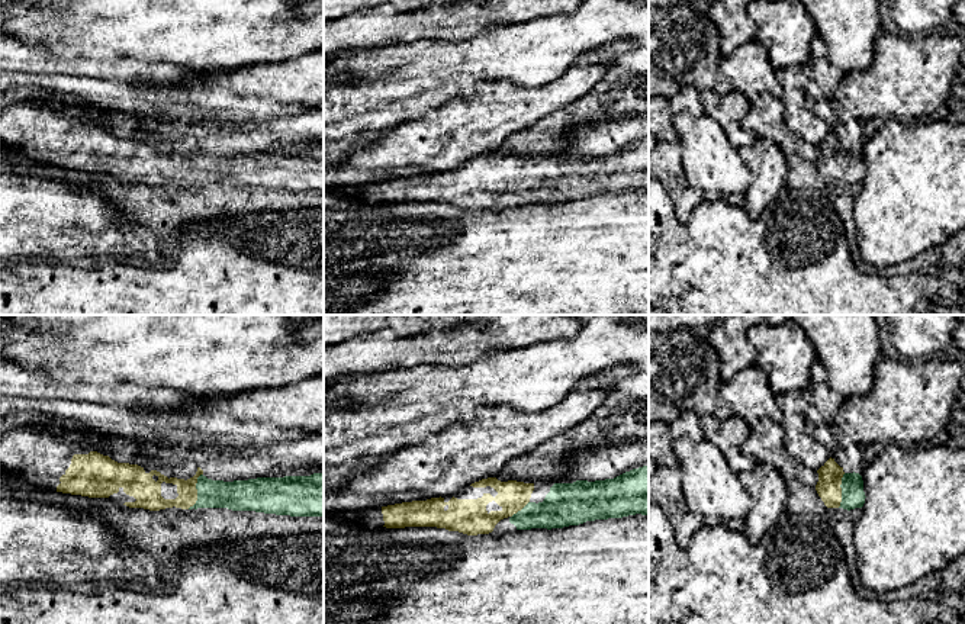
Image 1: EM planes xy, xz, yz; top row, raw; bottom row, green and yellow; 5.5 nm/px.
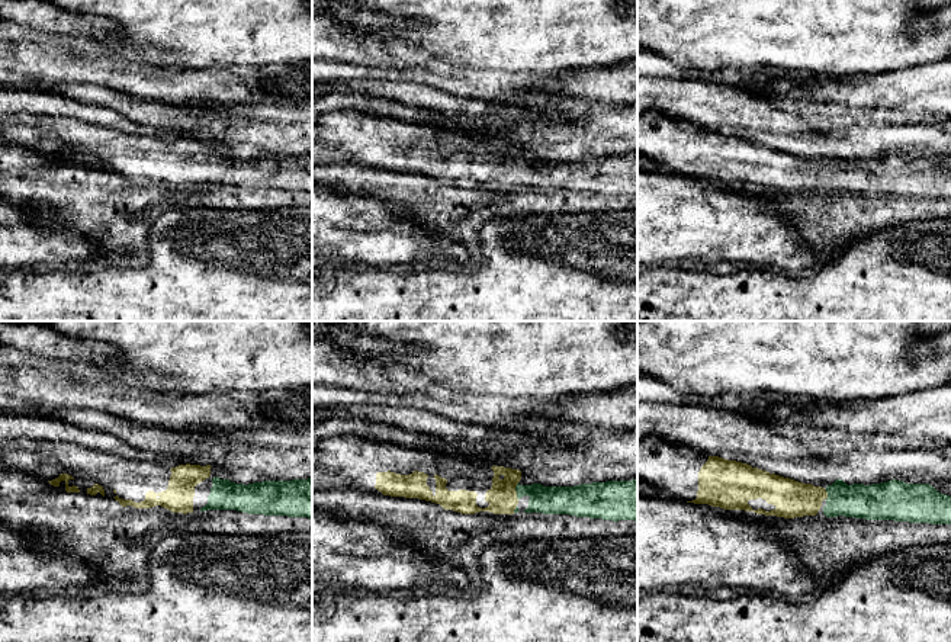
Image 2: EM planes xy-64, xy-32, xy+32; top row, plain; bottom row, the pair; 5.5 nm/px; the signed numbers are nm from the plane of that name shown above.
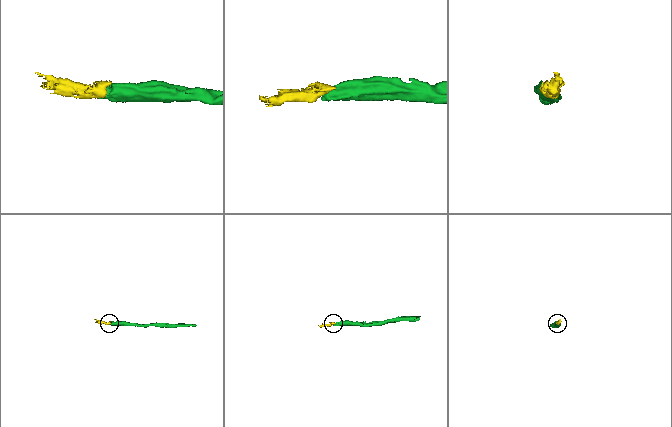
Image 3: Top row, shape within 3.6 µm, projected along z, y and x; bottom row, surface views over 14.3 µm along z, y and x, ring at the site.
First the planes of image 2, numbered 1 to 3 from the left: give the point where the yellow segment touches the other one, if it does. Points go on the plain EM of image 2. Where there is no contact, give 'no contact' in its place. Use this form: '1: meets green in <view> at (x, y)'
1: no contact
2: meets green in xy-32 at (516, 164)
3: meets green in xy+32 at (828, 169)

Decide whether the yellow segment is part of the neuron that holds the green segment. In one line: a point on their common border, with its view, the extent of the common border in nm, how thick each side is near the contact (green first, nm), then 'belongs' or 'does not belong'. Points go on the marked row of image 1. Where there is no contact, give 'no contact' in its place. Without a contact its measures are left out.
meets green in xy at (198, 492); contact 220 nm long; 180 nm thick on the green side, 110 nm on the other; belongs

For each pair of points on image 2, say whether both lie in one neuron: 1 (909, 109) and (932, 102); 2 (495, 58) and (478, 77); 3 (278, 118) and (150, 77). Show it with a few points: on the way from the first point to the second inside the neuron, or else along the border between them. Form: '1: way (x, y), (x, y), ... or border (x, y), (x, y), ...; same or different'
1: way (915, 103), (927, 102); same
2: border (453, 63), (520, 73); different
3: border (286, 102), (259, 102), (250, 106); different

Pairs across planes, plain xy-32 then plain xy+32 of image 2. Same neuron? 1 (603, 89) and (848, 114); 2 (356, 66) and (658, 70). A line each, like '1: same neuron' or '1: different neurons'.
1: same neuron
2: same neuron

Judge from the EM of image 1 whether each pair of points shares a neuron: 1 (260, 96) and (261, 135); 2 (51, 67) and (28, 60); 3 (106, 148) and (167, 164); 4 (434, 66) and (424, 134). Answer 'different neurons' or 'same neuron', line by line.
1: different neurons
2: same neuron
3: same neuron
4: different neurons

